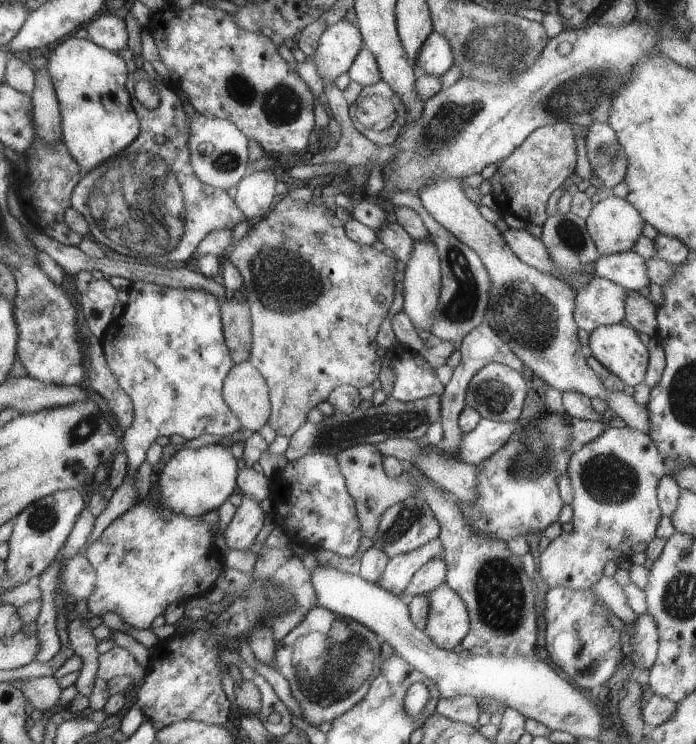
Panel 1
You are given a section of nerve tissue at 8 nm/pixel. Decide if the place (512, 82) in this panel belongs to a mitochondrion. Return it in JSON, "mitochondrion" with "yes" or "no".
{"mitochondrion":"yes"}

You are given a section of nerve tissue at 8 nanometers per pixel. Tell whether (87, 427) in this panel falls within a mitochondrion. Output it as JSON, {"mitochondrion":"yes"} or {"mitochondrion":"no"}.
{"mitochondrion":"yes"}

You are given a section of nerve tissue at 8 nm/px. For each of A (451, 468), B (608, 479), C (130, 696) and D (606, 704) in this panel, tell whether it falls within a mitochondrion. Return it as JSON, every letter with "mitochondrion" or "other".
{"A":"other","B":"mitochondrion","C":"other","D":"other"}

